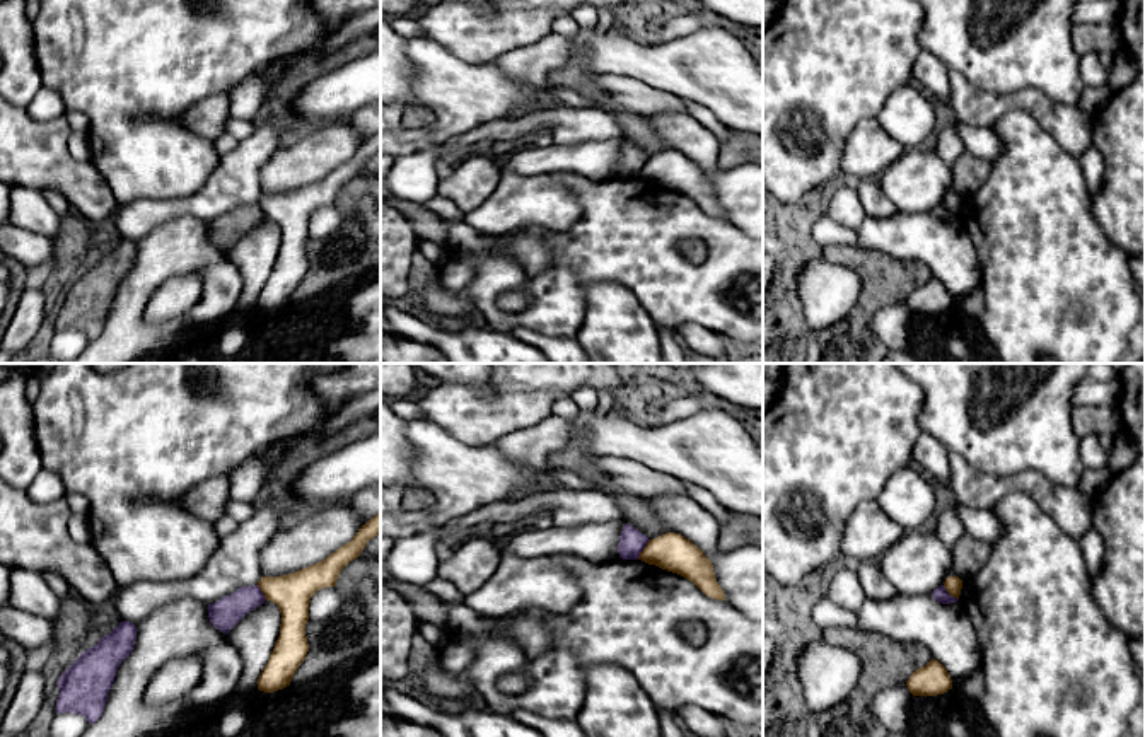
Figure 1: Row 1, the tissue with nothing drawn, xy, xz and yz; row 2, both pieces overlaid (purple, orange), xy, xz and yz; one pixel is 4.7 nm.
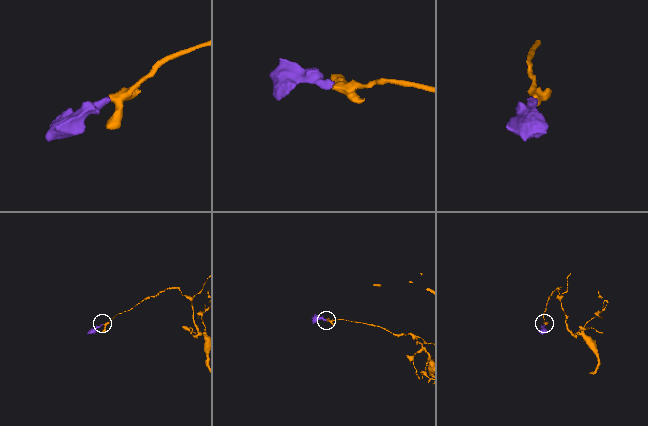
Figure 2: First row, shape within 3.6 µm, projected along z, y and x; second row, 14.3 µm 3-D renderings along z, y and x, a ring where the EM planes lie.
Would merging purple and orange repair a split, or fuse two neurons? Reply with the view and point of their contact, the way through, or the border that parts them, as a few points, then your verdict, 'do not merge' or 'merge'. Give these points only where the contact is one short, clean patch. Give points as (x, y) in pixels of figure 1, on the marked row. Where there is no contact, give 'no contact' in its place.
contact xz (642, 550); border xz (650, 539), (637, 558); do not merge

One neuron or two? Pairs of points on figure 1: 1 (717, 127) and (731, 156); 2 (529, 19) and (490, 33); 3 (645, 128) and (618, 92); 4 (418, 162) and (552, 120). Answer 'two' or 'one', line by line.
1: two
2: one
3: two
4: one

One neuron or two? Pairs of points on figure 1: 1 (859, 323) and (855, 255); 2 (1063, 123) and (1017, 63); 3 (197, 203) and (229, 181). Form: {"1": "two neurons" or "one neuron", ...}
{"1": "one neuron", "2": "two neurons", "3": "one neuron"}

